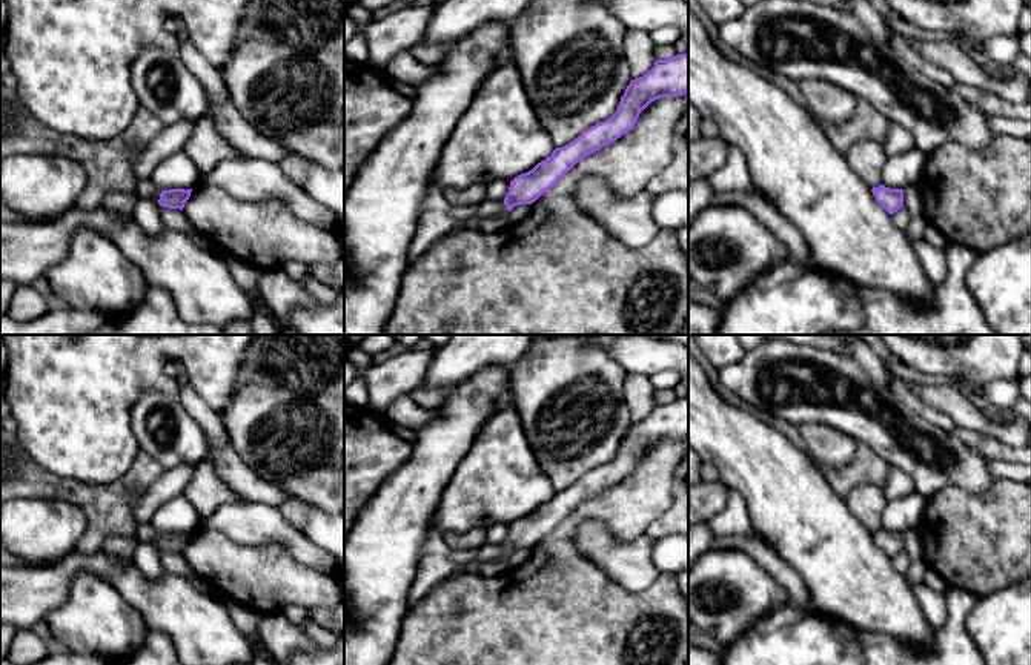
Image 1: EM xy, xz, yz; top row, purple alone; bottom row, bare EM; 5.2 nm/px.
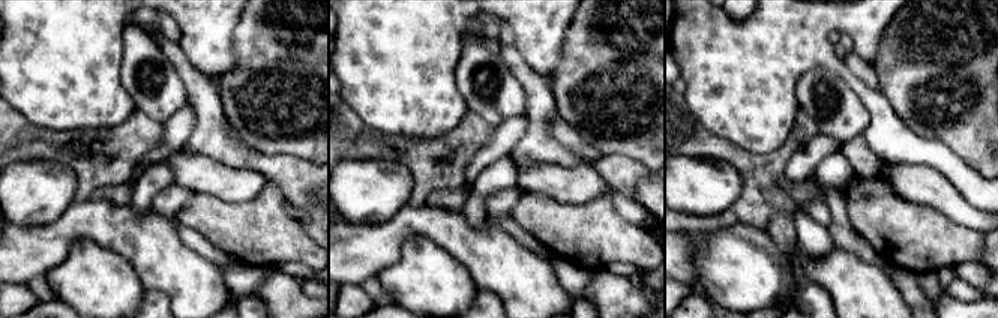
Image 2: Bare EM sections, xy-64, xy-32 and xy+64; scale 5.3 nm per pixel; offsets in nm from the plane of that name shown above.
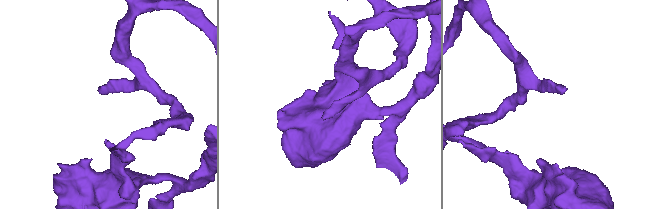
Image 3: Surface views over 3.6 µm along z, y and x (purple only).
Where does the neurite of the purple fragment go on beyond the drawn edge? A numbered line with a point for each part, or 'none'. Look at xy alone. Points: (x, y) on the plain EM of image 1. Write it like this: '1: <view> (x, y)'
1: xy (145, 532)

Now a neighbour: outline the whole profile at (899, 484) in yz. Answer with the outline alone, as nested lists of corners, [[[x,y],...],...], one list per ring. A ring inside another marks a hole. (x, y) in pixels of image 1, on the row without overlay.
[[[891,465],[883,491],[887,501],[896,501],[916,493],[916,485],[911,476],[908,476],[903,470]]]

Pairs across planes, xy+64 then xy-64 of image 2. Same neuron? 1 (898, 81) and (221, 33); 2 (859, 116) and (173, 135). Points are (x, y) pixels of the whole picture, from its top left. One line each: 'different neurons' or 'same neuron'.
1: different neurons
2: different neurons

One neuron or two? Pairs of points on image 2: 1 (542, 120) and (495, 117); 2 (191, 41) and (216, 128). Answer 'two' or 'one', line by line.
1: two
2: two

